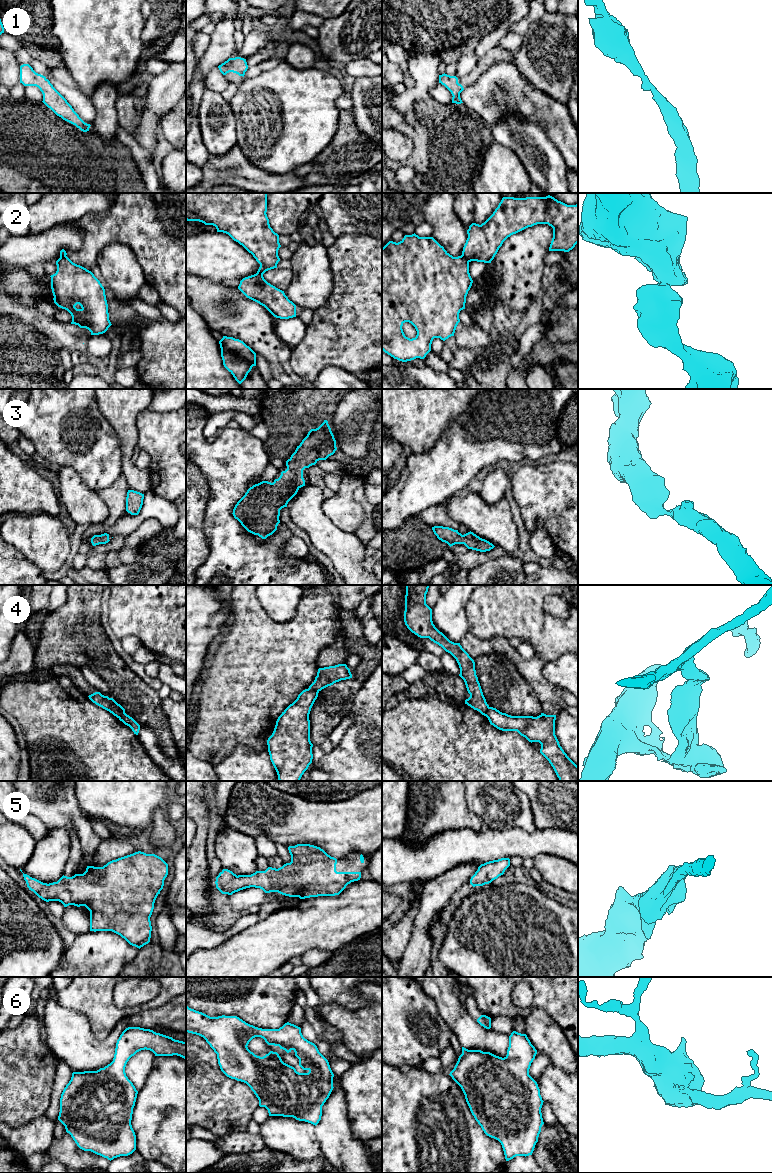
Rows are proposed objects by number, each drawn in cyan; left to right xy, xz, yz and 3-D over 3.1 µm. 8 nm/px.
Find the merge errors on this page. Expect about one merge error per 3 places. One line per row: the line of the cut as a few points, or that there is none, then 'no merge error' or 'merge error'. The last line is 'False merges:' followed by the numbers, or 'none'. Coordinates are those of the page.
1: no cut; no merge error
2: cut in yz along (461, 255), (468, 262); merge error
3: no cut; no merge error
4: cut in xy along (109, 698), (113, 706), (126, 715); merge error
5: no cut; no merge error
6: no cut; no merge error
False merges: 2, 4

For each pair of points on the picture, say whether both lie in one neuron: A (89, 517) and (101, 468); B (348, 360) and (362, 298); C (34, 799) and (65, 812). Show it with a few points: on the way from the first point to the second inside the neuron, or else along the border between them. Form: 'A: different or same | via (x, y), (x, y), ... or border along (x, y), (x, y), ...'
A: different | border along (79, 474), (82, 481), (97, 492)
B: same | via (356, 345), (356, 331), (362, 325), (362, 313)
C: same | via (42, 799), (46, 803), (54, 803), (57, 806)

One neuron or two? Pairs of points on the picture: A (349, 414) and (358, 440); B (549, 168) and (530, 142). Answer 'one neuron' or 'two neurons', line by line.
A: one neuron
B: one neuron

